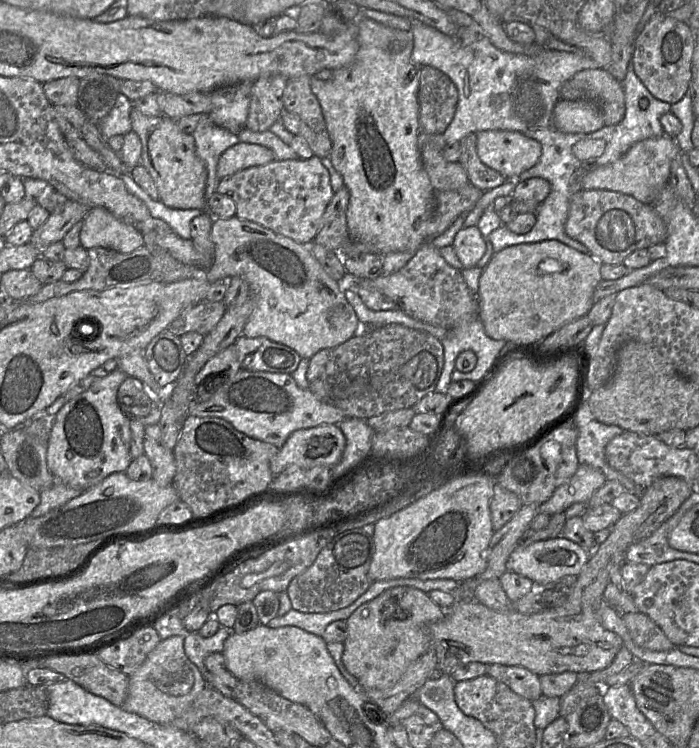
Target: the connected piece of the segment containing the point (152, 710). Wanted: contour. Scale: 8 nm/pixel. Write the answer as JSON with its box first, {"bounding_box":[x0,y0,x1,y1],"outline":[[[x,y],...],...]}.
{"bounding_box":[121,636,206,725],"outline":[[[171,636],[161,640],[141,666],[129,675],[128,696],[121,707],[156,723],[169,725],[186,712],[206,685],[204,676],[185,653],[184,636]]]}

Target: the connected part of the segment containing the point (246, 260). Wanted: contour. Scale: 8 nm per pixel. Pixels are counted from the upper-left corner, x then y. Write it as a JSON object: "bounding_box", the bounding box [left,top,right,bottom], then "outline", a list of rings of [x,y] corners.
{"bounding_box":[205,216,362,359],"outline":[[[236,216],[214,218],[210,236],[215,252],[212,265],[205,269],[205,278],[209,282],[216,282],[241,277],[248,283],[250,297],[255,302],[253,312],[243,328],[243,336],[265,337],[292,348],[302,358],[310,359],[318,351],[332,349],[360,332],[362,324],[345,297],[342,282],[334,280],[324,271],[309,245],[298,243],[260,224]]]}

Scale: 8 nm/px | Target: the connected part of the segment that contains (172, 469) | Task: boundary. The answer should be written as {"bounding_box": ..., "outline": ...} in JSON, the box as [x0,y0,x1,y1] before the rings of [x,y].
{"bounding_box":[144,434,177,486],"outline":[[[145,434],[144,453],[152,464],[152,478],[160,486],[173,484],[177,472],[173,451]]]}

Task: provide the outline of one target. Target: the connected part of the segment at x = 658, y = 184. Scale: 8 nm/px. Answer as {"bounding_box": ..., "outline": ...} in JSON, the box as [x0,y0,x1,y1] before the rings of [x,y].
{"bounding_box":[581,135,680,205],"outline":[[[662,135],[636,142],[615,162],[600,166],[581,179],[583,190],[610,190],[633,196],[653,205],[670,177],[672,160],[680,153],[674,137]]]}

